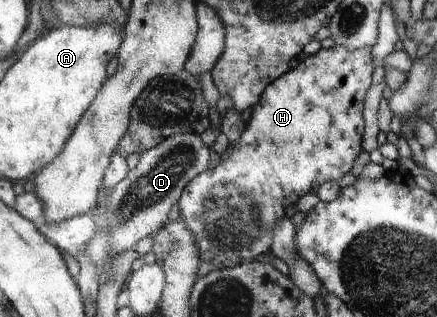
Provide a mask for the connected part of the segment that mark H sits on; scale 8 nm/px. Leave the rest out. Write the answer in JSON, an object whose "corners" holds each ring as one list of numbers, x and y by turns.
{"corners":[[335,45,307,55,295,69,265,87,260,102,252,107,245,130,231,148,228,145,220,154,221,163,196,176,179,201,181,216,194,232,206,260,218,266,229,260,255,261,259,254,269,254,273,228,283,218,285,208,297,204,307,193,316,194,323,183,339,182,353,168,355,158,361,154,361,110,373,71,371,47,353,51]]}

